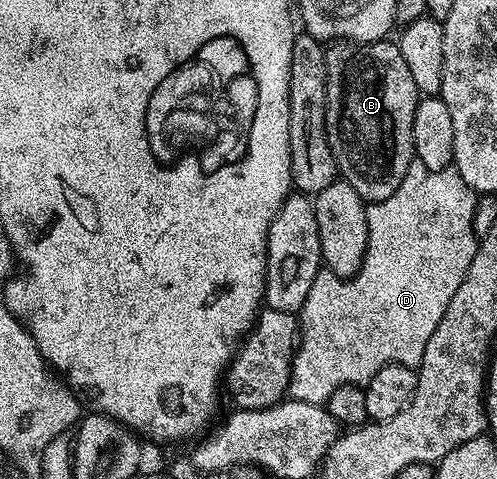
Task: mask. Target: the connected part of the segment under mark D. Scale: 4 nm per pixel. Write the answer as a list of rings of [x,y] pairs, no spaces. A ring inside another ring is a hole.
[[[414,162],[414,163],[412,163],[412,164],[410,164],[410,165],[409,165],[409,169],[408,169],[408,170],[407,170],[407,174],[403,174],[403,182],[399,182],[399,190],[395,190],[395,194],[391,194],[391,198],[387,198],[387,199],[386,199],[386,200],[378,200],[378,201],[376,201],[376,202],[373,202],[373,203],[370,203],[370,204],[369,204],[369,205],[368,205],[368,207],[366,207],[366,210],[365,210],[365,217],[366,217],[366,218],[367,218],[367,250],[366,250],[366,251],[365,251],[365,257],[364,257],[364,258],[363,258],[363,262],[362,262],[362,263],[361,263],[361,269],[360,269],[360,270],[358,270],[358,271],[357,271],[357,275],[356,275],[356,276],[354,276],[354,277],[352,277],[352,278],[342,278],[342,277],[339,277],[339,276],[336,276],[336,275],[335,275],[335,273],[333,273],[333,272],[331,272],[331,271],[328,271],[328,270],[323,270],[323,271],[321,271],[321,273],[319,273],[319,274],[318,274],[318,276],[317,276],[317,277],[316,277],[316,278],[315,278],[315,282],[311,282],[311,291],[310,291],[310,292],[309,292],[309,293],[307,293],[307,302],[303,302],[303,306],[302,306],[302,307],[301,307],[301,311],[300,311],[300,313],[299,313],[299,343],[298,343],[298,345],[297,345],[297,347],[296,347],[296,349],[295,349],[295,355],[294,355],[294,357],[293,357],[293,369],[292,369],[292,370],[291,370],[291,372],[290,372],[290,374],[289,374],[289,389],[288,389],[288,391],[287,391],[287,392],[288,392],[288,395],[289,395],[289,396],[290,396],[290,397],[292,397],[292,399],[295,399],[295,400],[306,400],[306,401],[307,401],[307,402],[311,402],[311,403],[312,403],[312,404],[320,404],[320,405],[324,405],[324,403],[325,403],[325,401],[326,401],[326,400],[329,400],[329,399],[330,399],[330,398],[331,398],[331,394],[332,394],[332,393],[333,393],[333,392],[334,392],[334,391],[335,391],[335,390],[339,390],[339,386],[343,386],[343,385],[344,385],[344,384],[356,384],[356,385],[358,385],[358,386],[364,386],[364,385],[366,385],[366,384],[368,384],[368,382],[369,382],[369,380],[370,380],[370,379],[371,379],[371,378],[375,378],[375,374],[376,374],[376,373],[377,373],[377,372],[378,372],[378,371],[379,371],[379,369],[380,369],[380,368],[381,368],[381,367],[383,367],[383,365],[385,365],[385,364],[402,364],[402,365],[403,365],[403,366],[407,366],[407,367],[408,367],[408,368],[412,368],[412,369],[414,369],[414,370],[416,370],[416,369],[418,369],[418,368],[420,368],[420,367],[421,367],[421,359],[422,359],[422,358],[423,358],[423,350],[427,350],[427,342],[428,342],[428,341],[429,341],[429,340],[430,340],[430,338],[431,338],[431,334],[435,334],[435,326],[439,326],[439,318],[443,318],[443,310],[447,310],[447,302],[451,302],[451,298],[455,298],[455,290],[459,290],[459,286],[460,286],[460,285],[461,285],[461,283],[462,283],[462,282],[463,282],[463,278],[464,278],[464,277],[465,277],[465,272],[466,272],[466,270],[467,270],[467,269],[469,269],[469,267],[470,267],[470,266],[471,266],[471,262],[472,262],[472,261],[473,261],[473,252],[472,252],[472,251],[469,251],[469,250],[473,250],[473,249],[476,249],[476,247],[477,247],[477,245],[478,245],[478,243],[479,243],[479,236],[478,236],[478,233],[476,233],[476,232],[474,232],[474,230],[473,230],[473,215],[474,215],[474,214],[475,214],[475,206],[476,206],[476,205],[477,205],[477,196],[476,196],[476,195],[475,195],[475,193],[474,193],[474,191],[473,191],[473,189],[471,189],[471,188],[469,188],[469,187],[468,187],[468,186],[467,186],[467,182],[463,182],[463,178],[462,178],[462,177],[461,177],[461,175],[459,175],[459,173],[457,173],[457,171],[455,171],[455,170],[454,170],[454,169],[453,169],[453,168],[452,168],[452,167],[447,167],[447,168],[444,168],[444,169],[443,169],[443,170],[439,170],[439,171],[438,171],[438,172],[427,172],[427,171],[425,171],[425,167],[423,167],[423,165],[422,165],[422,164],[418,164],[418,163],[416,163],[416,162]],[[456,244],[466,244],[466,246],[467,246],[467,247],[469,247],[469,250],[467,250],[467,252],[465,252],[465,253],[463,253],[463,254],[462,254],[462,256],[461,256],[461,257],[459,257],[459,258],[458,258],[458,260],[457,260],[457,265],[455,265],[455,266],[454,266],[454,268],[453,268],[453,264],[452,264],[452,260],[453,260],[453,256],[452,256],[452,252],[453,252],[453,247],[455,247],[455,246],[456,246]]]

